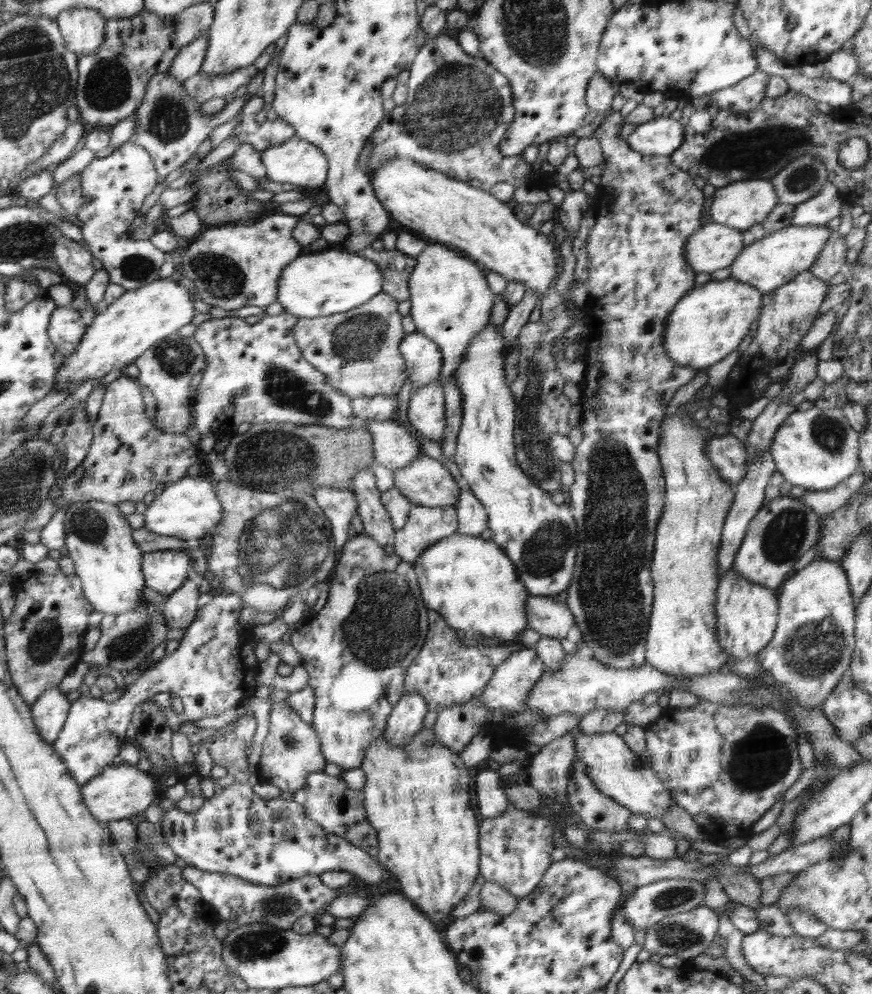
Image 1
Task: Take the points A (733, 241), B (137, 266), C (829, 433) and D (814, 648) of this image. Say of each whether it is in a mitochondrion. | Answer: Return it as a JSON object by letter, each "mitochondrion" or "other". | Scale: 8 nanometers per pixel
{"A":"other","B":"mitochondrion","C":"mitochondrion","D":"mitochondrion"}

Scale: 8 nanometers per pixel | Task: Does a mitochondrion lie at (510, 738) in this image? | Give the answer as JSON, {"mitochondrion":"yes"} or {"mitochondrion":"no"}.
{"mitochondrion":"no"}

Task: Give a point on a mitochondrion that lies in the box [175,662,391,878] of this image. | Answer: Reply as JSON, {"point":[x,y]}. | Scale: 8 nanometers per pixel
{"point":[292,743]}

